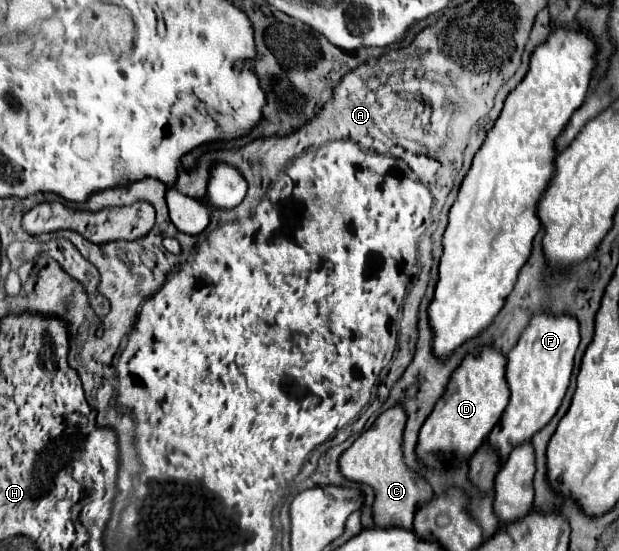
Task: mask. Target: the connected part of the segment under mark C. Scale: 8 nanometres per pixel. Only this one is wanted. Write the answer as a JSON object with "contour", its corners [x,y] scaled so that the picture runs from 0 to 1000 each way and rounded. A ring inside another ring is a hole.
{"contour":[[[637,735],[624,742],[604,771],[588,782],[565,815],[559,815],[549,829],[549,855],[565,873],[591,877],[604,884],[607,909],[604,909],[604,946],[611,956],[653,956],[666,960],[666,942],[679,913],[701,902],[695,877],[675,866],[656,840],[649,822],[649,786],[653,786],[653,739]]]}

